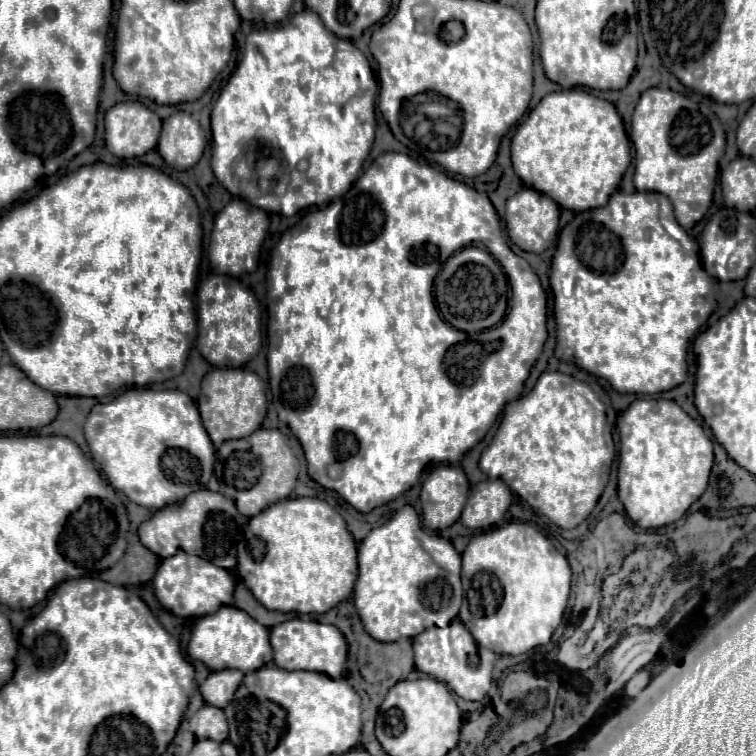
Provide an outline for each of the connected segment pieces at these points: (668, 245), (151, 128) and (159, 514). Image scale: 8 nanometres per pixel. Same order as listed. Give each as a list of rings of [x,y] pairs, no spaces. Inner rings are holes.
[[[616,191],[612,199],[608,201],[606,207],[594,209],[594,211],[584,211],[578,213],[562,231],[558,237],[558,249],[552,259],[552,269],[550,269],[550,289],[554,295],[554,319],[556,319],[556,357],[564,363],[574,363],[580,369],[608,379],[608,383],[620,391],[620,393],[638,393],[638,395],[655,395],[662,391],[674,389],[680,383],[686,381],[686,351],[692,349],[690,346],[695,336],[700,332],[700,327],[706,323],[710,313],[716,309],[716,297],[714,290],[718,286],[718,281],[704,270],[700,257],[700,249],[696,240],[691,237],[676,221],[672,203],[662,195],[654,191],[636,191],[636,193],[622,193]]]
[[[122,101],[106,111],[104,125],[106,125],[106,149],[120,159],[132,159],[132,157],[140,157],[156,147],[156,139],[160,137],[162,121],[154,111],[150,111],[140,101]]]
[[[208,489],[194,491],[182,503],[182,507],[164,507],[152,515],[152,519],[144,521],[138,529],[142,545],[146,545],[158,557],[172,557],[176,549],[182,549],[190,555],[198,555],[218,567],[234,569],[236,567],[236,545],[244,535],[248,517],[236,511],[232,499],[226,499],[220,493],[212,493]]]

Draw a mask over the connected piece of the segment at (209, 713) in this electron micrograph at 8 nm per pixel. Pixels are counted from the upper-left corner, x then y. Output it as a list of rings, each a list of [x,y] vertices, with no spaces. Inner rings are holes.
[[[204,705],[188,719],[190,731],[198,739],[212,739],[212,741],[226,741],[228,739],[228,723],[224,711],[212,705]]]

